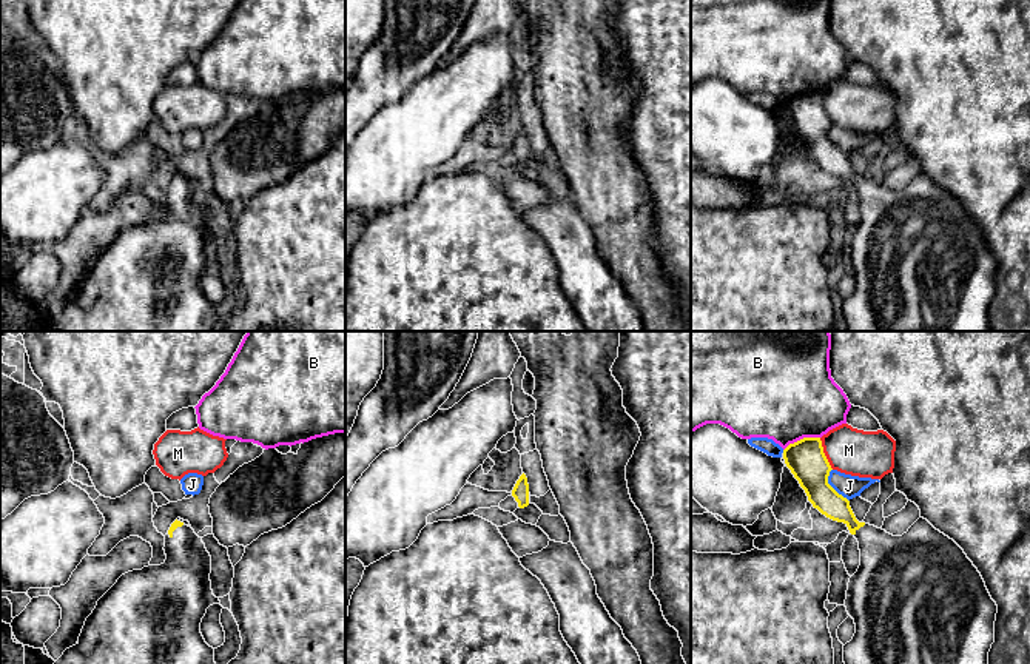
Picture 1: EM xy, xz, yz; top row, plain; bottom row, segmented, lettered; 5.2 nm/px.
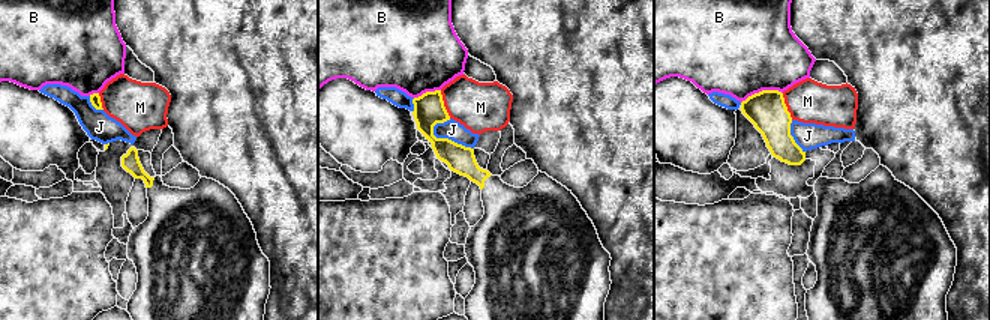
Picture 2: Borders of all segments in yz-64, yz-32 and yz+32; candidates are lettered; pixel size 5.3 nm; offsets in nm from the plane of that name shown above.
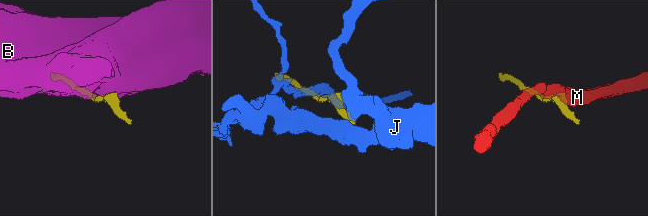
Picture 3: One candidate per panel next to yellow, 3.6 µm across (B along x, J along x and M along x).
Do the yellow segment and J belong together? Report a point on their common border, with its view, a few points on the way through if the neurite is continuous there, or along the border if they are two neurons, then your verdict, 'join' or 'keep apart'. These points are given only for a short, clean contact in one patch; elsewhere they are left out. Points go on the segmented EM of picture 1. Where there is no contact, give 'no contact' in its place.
yz (830, 486) | along yz (831, 469), (828, 482), (848, 501) | keep apart

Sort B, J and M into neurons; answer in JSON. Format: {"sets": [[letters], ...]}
{"sets": [["B"], ["J"], ["M"]]}

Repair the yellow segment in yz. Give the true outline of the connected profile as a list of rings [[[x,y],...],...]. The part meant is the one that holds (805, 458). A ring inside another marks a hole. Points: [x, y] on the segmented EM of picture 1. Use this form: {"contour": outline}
{"contour": [[[820,438],[789,444],[783,450],[783,459],[813,507],[826,518],[843,522],[859,542],[860,565],[850,578],[845,599],[856,633],[843,646],[843,662],[988,664],[998,605],[964,550],[924,518],[902,536],[859,522],[850,501],[828,484],[833,468]]]}

